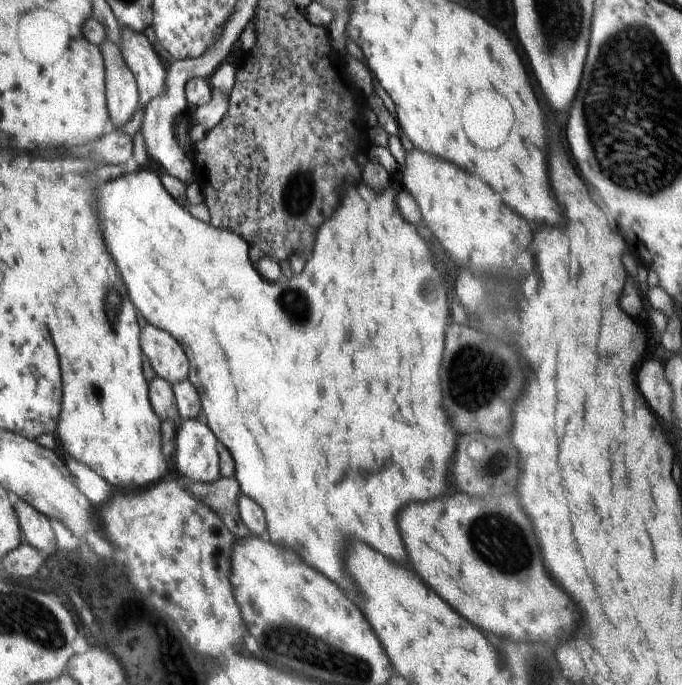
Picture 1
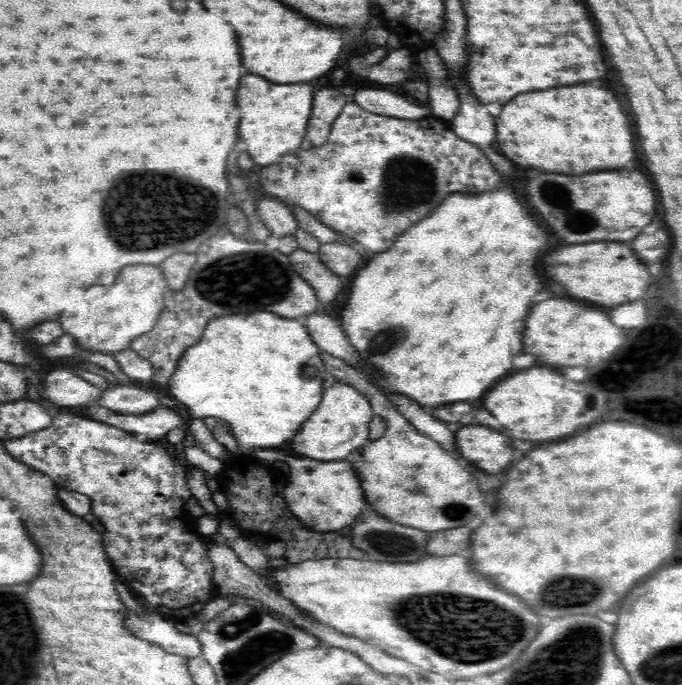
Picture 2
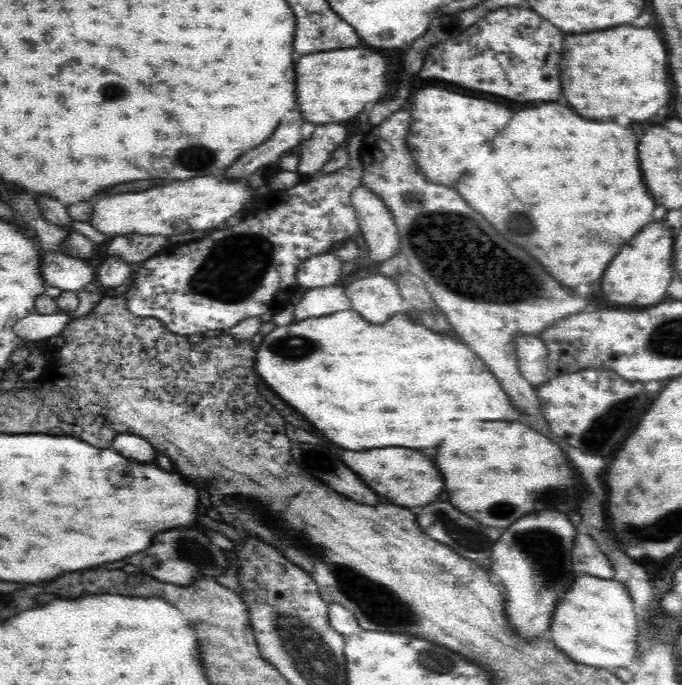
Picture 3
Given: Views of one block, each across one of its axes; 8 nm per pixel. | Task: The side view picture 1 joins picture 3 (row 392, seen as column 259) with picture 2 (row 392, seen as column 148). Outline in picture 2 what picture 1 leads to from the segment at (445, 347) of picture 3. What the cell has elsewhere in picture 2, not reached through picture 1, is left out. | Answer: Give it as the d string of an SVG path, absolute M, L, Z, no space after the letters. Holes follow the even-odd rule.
M268 311L252 312L252 314L242 314L242 316L240 316L240 314L234 314L234 316L216 317L214 320L210 320L208 326L204 328L204 336L201 336L196 344L192 344L192 346L182 354L182 358L180 358L180 362L177 364L176 372L174 372L172 379L167 384L167 394L178 404L186 408L191 416L196 418L211 416L228 421L233 436L239 444L237 453L240 456L247 456L250 450L256 449L257 447L284 448L290 439L296 437L301 432L300 428L302 428L302 424L310 418L310 414L312 414L316 408L320 407L323 392L325 391L325 382L330 382L326 365L324 365L324 359L322 359L322 355L320 355L321 351L320 347L314 343L314 339L310 337L308 327L306 327L305 322L301 318L286 318Z

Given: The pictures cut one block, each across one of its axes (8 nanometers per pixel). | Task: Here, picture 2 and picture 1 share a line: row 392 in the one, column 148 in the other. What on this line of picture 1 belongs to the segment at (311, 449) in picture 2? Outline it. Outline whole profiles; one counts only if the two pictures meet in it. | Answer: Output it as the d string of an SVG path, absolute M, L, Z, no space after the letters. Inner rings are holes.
M148 322L140 328L140 348L155 374L171 385L187 379L189 363L174 337Z

